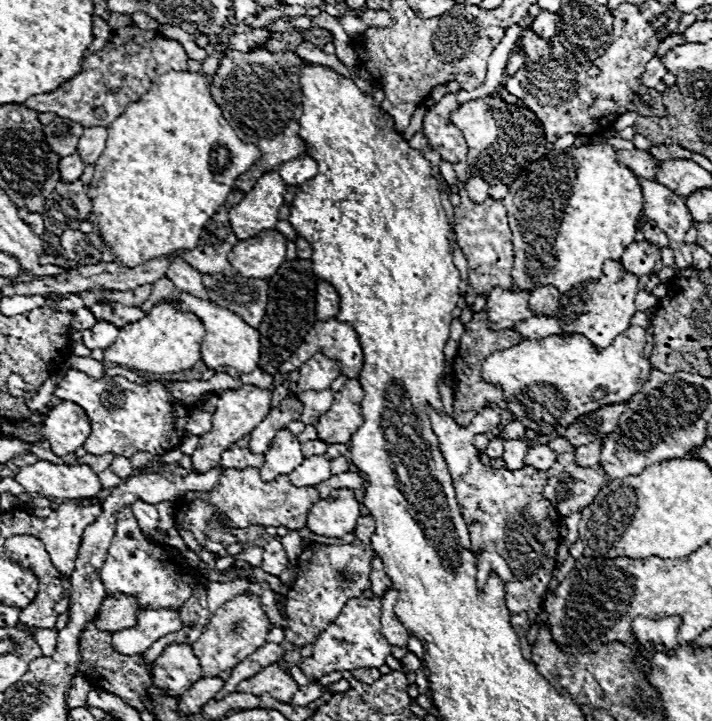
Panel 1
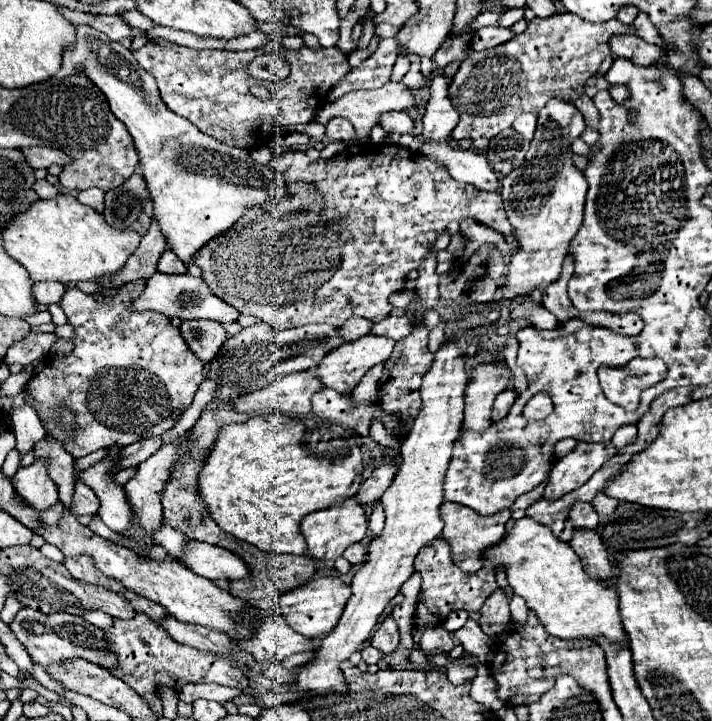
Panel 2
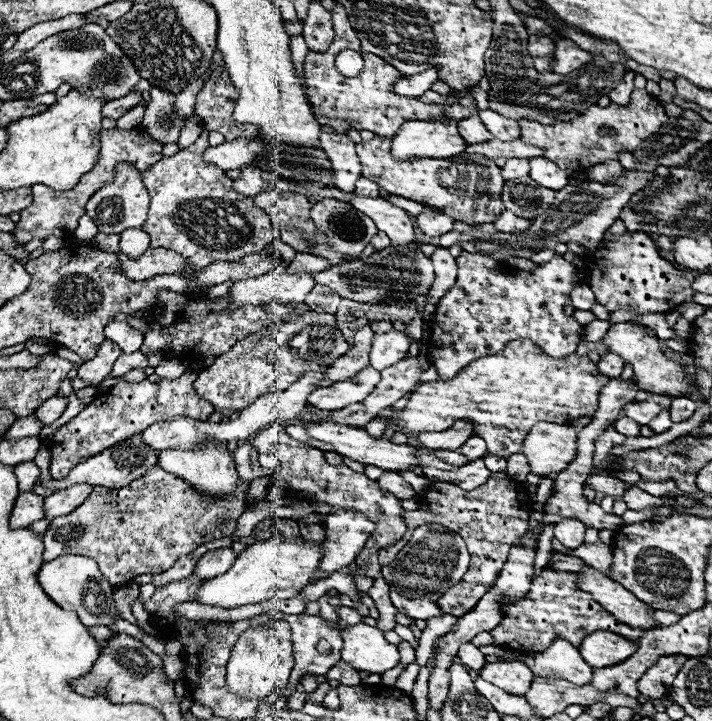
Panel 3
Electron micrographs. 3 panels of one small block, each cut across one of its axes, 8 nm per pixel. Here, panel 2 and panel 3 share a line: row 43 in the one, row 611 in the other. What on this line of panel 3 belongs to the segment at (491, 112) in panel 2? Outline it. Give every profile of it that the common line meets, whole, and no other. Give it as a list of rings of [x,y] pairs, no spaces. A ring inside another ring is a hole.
[[[546,566],[542,574],[534,578],[526,598],[504,608],[504,622],[500,622],[500,626],[496,626],[490,634],[496,644],[508,646],[516,652],[544,652],[548,644],[552,644],[552,638],[558,636],[580,648],[580,642],[596,630],[612,630],[628,640],[638,640],[646,632],[618,622],[612,614],[608,614],[608,610],[576,586],[572,572],[554,572],[552,566]]]

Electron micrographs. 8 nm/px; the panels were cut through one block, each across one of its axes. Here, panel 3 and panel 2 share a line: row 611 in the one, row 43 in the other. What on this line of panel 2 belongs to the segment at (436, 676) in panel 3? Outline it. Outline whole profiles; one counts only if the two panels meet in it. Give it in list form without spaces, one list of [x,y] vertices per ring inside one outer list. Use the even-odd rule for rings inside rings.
[[[486,26],[476,30],[470,46],[472,50],[486,50],[486,48],[494,48],[498,44],[504,44],[508,40],[512,40],[514,32],[510,28],[502,28],[502,26]]]

